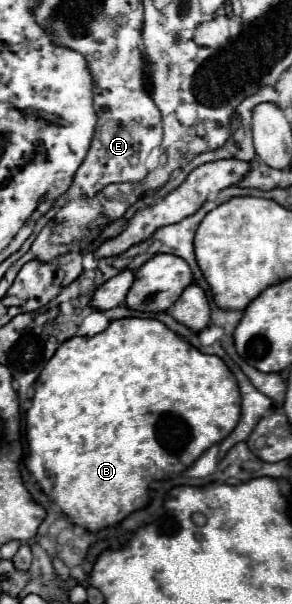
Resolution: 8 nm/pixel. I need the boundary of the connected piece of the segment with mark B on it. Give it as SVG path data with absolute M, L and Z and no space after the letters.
M118 319L110 321L108 329L104 333L98 333L94 337L72 337L70 341L64 341L54 357L44 367L36 391L32 397L32 407L26 411L26 439L28 439L28 457L26 467L38 481L44 495L48 495L62 511L62 515L72 523L78 525L90 533L98 533L104 527L118 525L122 519L126 519L130 513L144 509L150 501L148 487L152 481L164 479L170 473L182 473L188 465L192 465L208 447L224 441L240 417L240 397L238 397L238 383L230 369L224 365L224 361L216 355L204 355L190 343L182 341L176 333L172 333L164 323L156 319Z

